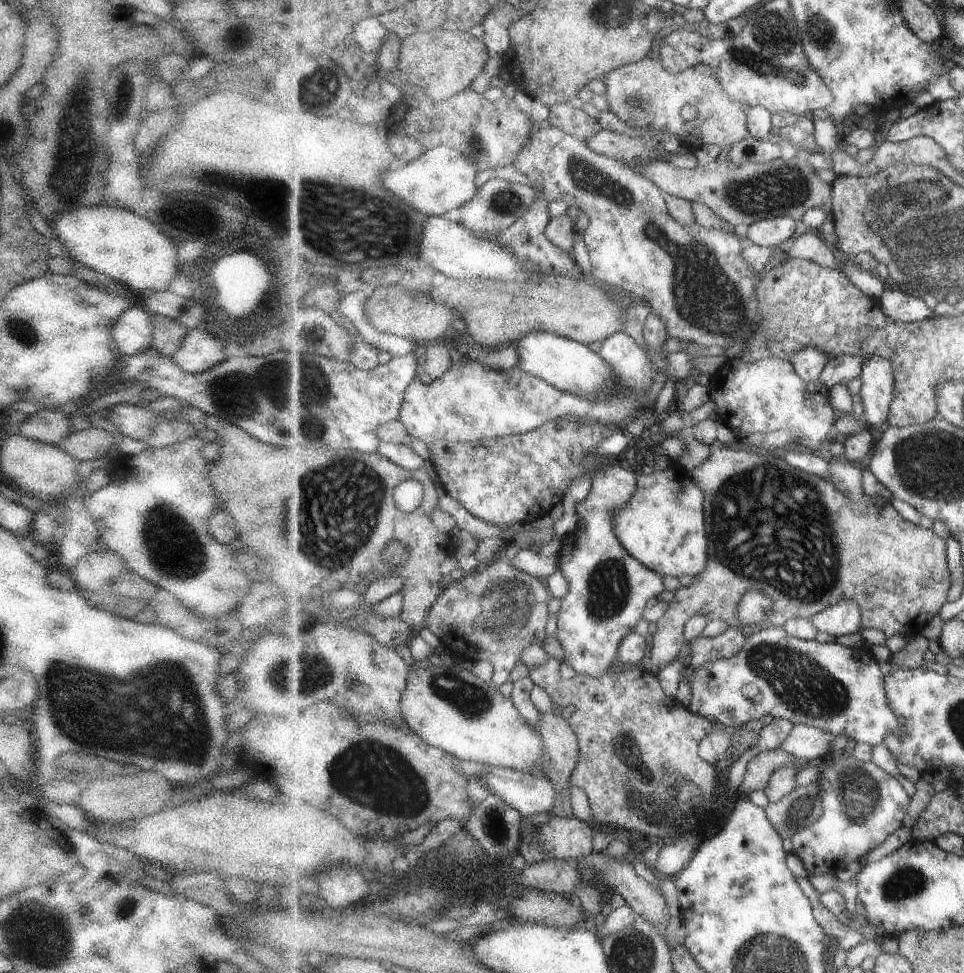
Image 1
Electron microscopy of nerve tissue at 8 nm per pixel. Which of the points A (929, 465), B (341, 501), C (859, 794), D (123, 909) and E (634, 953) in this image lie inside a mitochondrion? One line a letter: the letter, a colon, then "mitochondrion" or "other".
A: mitochondrion
B: mitochondrion
C: mitochondrion
D: mitochondrion
E: mitochondrion

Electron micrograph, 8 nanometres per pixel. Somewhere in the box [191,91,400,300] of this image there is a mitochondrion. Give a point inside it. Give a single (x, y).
(311, 202)

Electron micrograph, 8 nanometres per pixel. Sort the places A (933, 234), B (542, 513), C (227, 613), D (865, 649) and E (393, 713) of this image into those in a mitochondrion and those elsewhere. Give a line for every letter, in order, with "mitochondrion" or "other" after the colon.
A: mitochondrion
B: other
C: other
D: other
E: other

